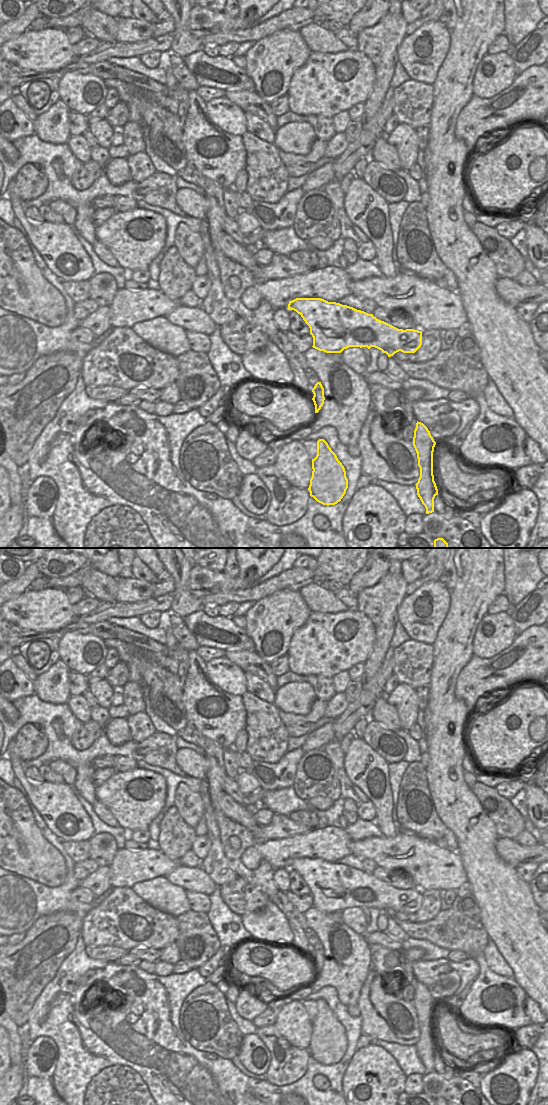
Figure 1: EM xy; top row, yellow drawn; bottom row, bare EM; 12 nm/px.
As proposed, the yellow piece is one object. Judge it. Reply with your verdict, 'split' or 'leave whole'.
leave whole

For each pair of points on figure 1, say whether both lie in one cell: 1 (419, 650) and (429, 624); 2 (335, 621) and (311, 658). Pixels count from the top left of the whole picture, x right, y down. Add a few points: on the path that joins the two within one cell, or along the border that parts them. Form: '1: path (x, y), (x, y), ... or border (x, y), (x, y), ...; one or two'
1: border (410, 638), (431, 645); two
2: path (332, 630), (315, 649); one

